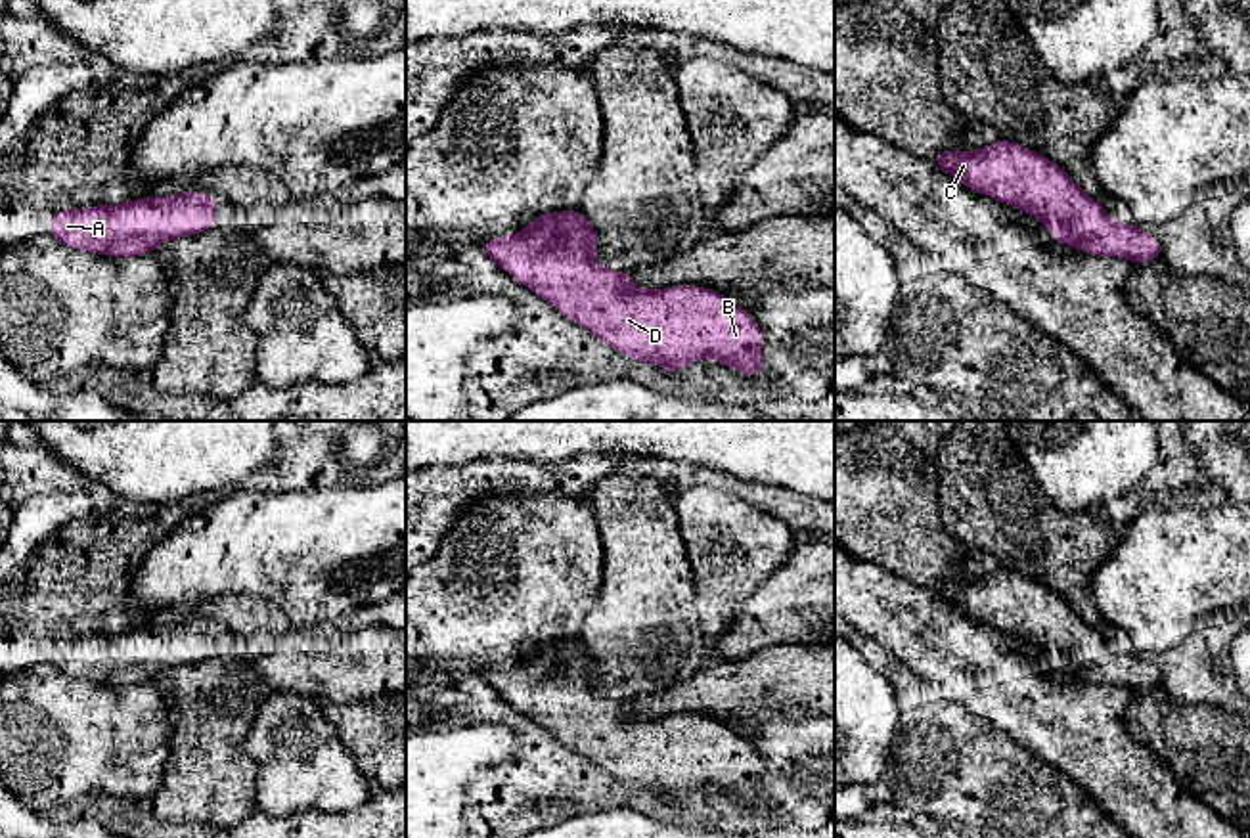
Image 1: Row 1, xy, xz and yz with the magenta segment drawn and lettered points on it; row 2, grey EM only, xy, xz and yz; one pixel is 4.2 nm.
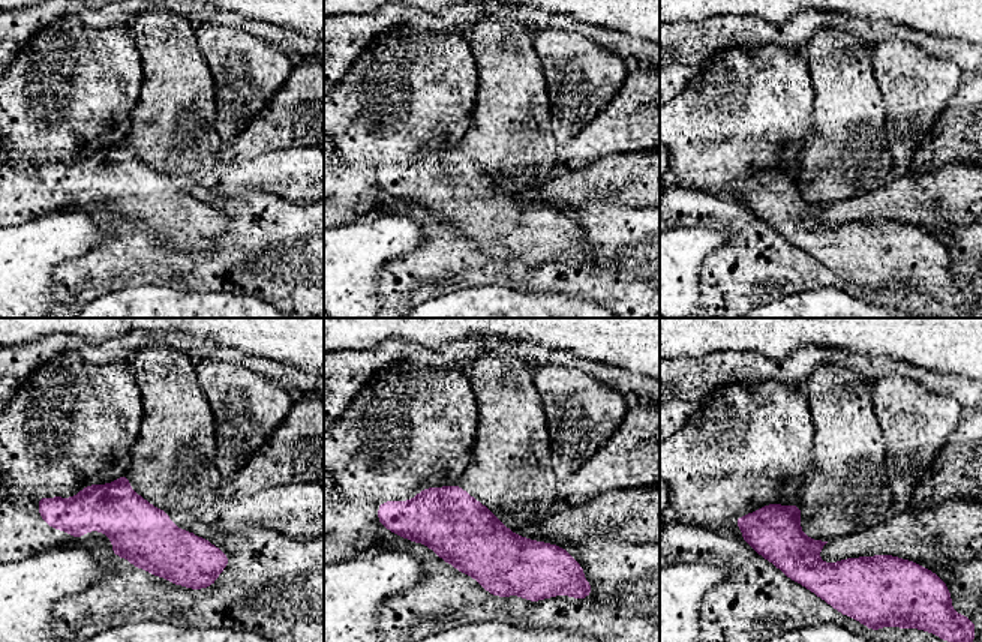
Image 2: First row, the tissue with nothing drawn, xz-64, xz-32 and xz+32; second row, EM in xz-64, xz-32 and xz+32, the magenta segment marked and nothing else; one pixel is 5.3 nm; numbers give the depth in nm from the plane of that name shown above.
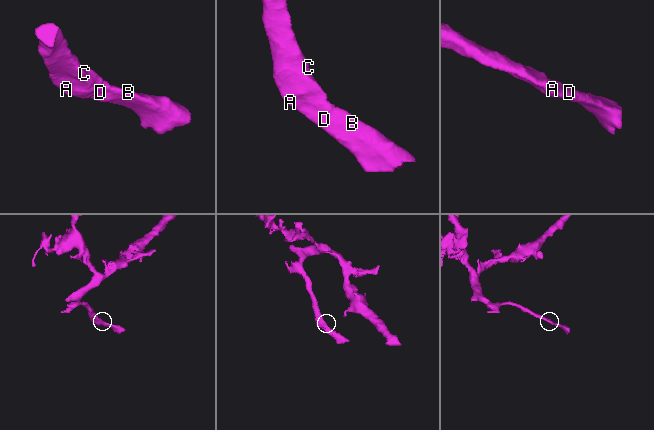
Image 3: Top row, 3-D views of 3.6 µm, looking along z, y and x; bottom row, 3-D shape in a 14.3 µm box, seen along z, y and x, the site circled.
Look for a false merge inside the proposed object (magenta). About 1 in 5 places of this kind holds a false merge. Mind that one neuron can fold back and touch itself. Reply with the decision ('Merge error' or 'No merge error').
No merge error

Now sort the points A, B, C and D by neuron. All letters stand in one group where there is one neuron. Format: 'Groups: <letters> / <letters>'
Groups: A B C D

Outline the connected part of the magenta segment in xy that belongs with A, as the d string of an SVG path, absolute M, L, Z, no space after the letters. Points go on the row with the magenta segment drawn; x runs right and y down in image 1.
M180 191L170 197L142 197L121 205L57 210L48 233L71 249L109 256L155 253L172 237L211 230L220 203L209 193Z

